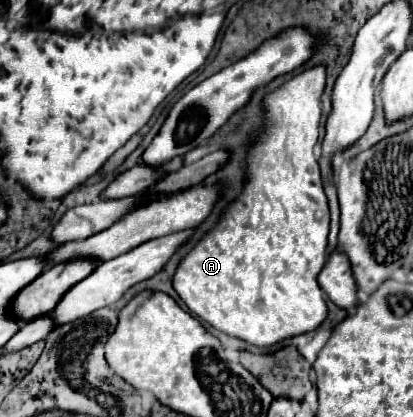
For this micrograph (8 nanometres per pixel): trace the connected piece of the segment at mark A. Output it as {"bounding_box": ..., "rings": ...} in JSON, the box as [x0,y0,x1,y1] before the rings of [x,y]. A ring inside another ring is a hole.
{"bounding_box":[173,66,329,348],"rings":[[[317,66],[287,80],[265,98],[265,136],[249,152],[249,180],[243,196],[225,210],[215,230],[181,260],[173,276],[175,292],[199,320],[259,348],[271,348],[287,338],[313,332],[327,318],[327,304],[317,276],[325,266],[329,206],[313,150],[319,134],[323,88],[325,68]]]}

